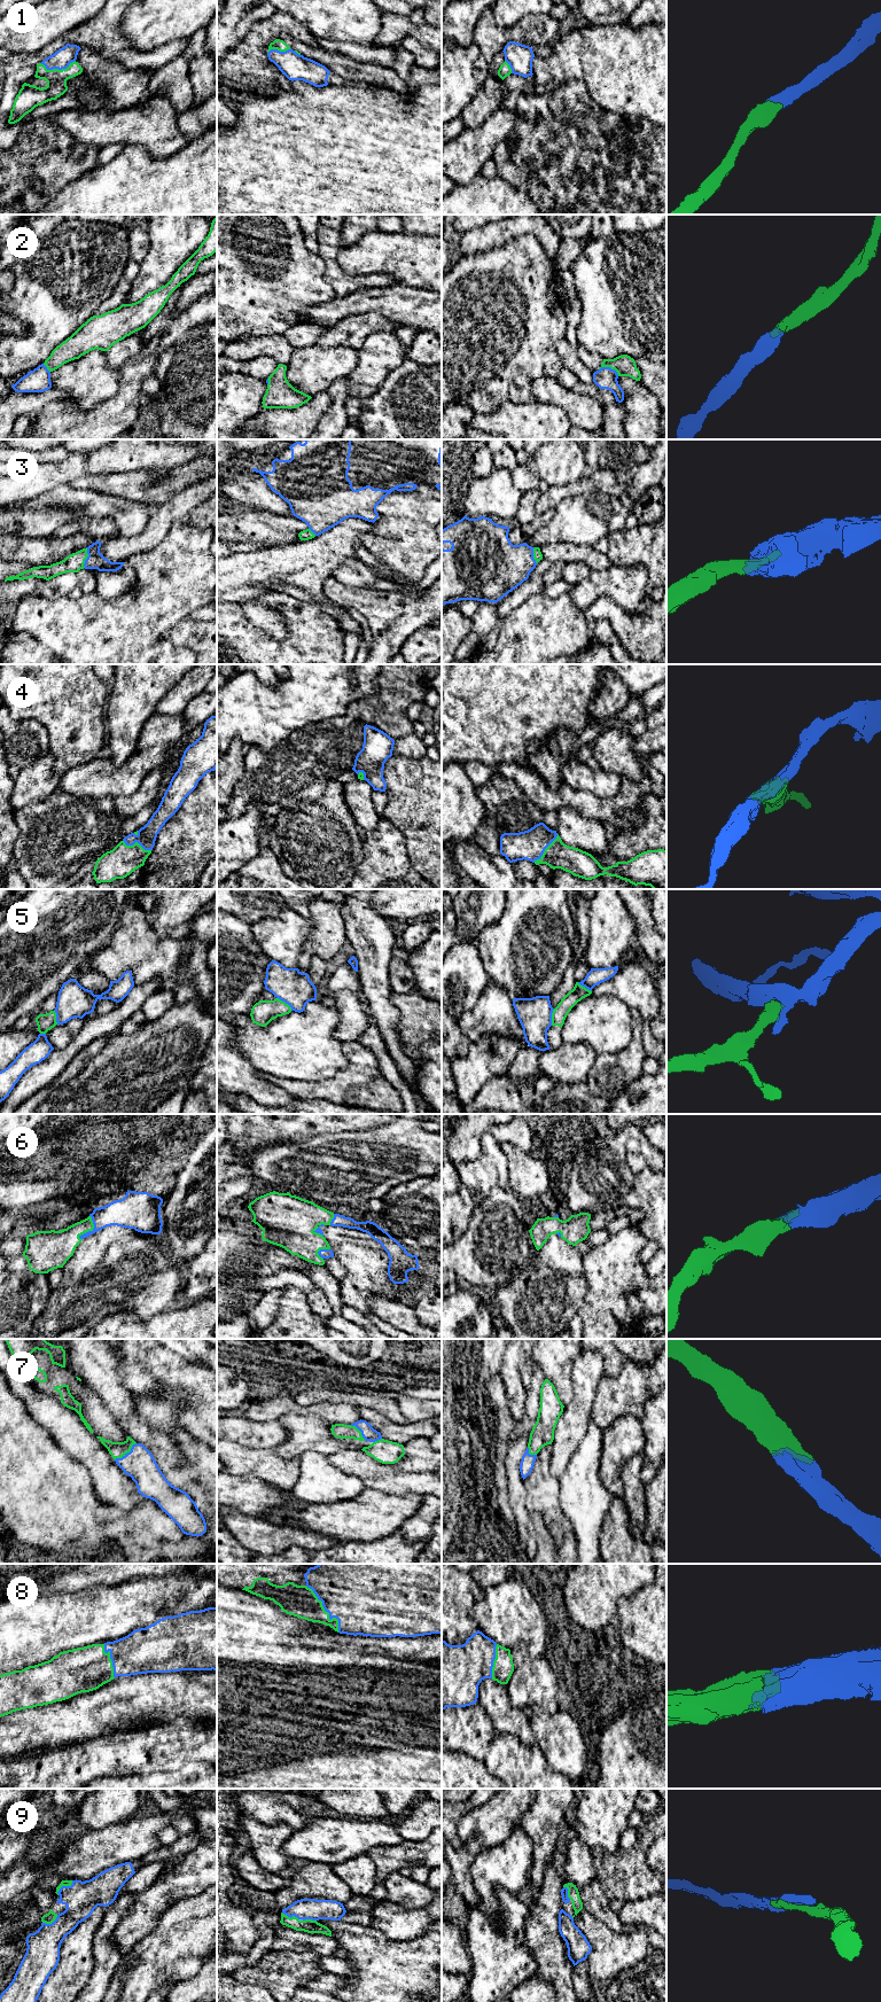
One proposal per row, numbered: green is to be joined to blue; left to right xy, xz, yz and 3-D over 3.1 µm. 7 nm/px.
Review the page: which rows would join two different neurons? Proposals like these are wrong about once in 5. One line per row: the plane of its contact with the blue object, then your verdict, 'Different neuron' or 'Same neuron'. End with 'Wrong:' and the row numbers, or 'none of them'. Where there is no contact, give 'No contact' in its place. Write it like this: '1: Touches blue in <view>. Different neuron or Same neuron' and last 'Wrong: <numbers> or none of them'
1: Touches blue in xy. Same neuron
2: Touches blue in yz. Same neuron
3: Touches blue in xy. Same neuron
4: Touches blue in yz. Same neuron
5: Touches blue in xz. Different neuron
6: Touches blue in xy. Same neuron
7: Touches blue in xy. Same neuron
8: Touches blue in xz. Same neuron
9: Touches blue in xy. Same neuron
Wrong: 5

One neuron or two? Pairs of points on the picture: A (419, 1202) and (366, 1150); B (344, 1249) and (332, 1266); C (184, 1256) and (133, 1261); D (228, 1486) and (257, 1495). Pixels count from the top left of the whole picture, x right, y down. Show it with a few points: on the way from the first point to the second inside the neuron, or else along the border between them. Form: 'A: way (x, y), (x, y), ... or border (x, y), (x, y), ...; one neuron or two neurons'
A: border (426, 1176), (399, 1182), (382, 1198); two neurons
B: border (334, 1256), (345, 1270), (345, 1275), (340, 1280); two neurons
C: border (160, 1235), (168, 1254), (184, 1268); two neurons
D: way (235, 1492), (250, 1495); one neuron

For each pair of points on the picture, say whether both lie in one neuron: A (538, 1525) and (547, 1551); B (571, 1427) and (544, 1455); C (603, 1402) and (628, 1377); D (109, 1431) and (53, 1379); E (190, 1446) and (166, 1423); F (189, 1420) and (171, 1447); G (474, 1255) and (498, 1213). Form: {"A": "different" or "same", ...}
{"A": "same", "B": "different", "C": "same", "D": "same", "E": "different", "F": "different", "G": "same"}

